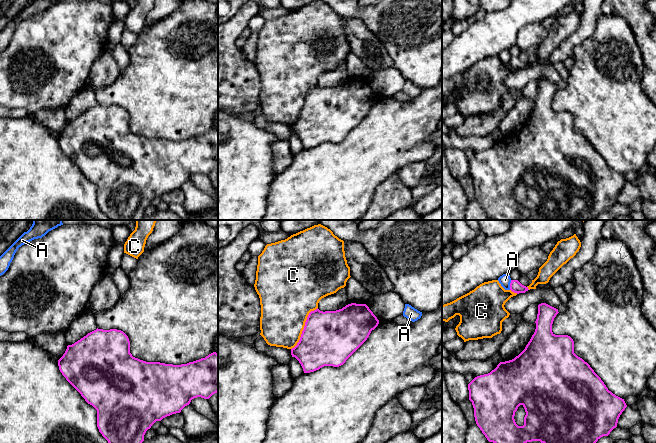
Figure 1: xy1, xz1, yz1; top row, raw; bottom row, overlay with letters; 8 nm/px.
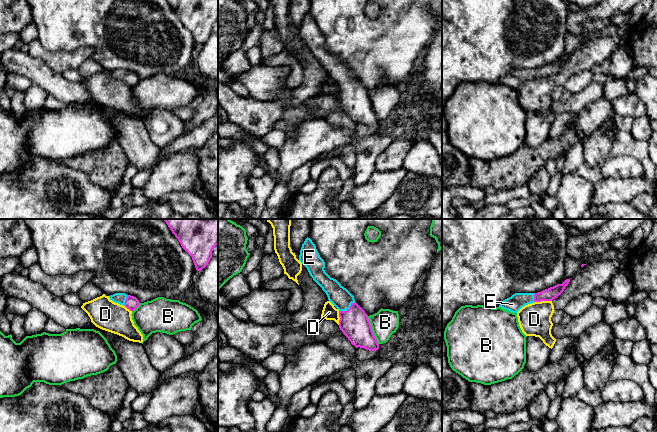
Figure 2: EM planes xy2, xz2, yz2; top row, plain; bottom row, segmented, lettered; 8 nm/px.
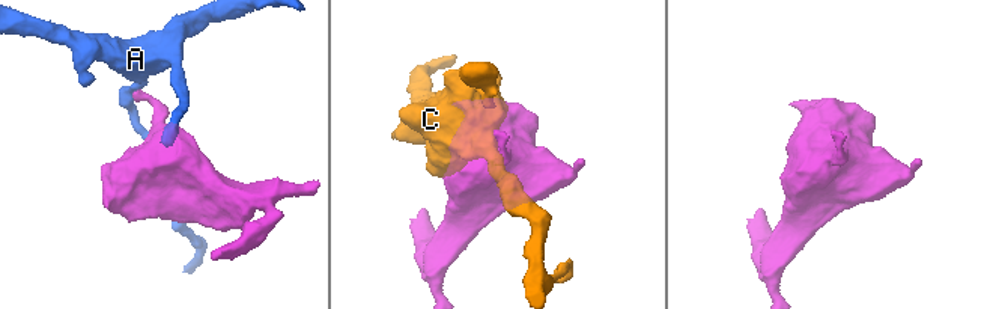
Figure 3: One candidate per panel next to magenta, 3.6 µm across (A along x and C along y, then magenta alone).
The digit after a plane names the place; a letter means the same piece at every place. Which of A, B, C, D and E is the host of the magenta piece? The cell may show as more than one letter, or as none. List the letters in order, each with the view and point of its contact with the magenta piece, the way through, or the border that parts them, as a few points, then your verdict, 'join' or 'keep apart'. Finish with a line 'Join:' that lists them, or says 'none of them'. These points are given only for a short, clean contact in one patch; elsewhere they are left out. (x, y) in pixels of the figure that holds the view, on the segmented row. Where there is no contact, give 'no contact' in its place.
A: contact yz1 (510, 285); keep apart
B: contact xz2 (371, 330); border xz2 (367, 316), (372, 333), (378, 344); keep apart
C: contact xz1 (304, 327); keep apart
D: contact yz2 (542, 300); border yz2 (551, 300), (534, 302); keep apart
E: contact xz2 (348, 309); way xz2 (354, 323), (348, 309), (340, 297); join
Join: E

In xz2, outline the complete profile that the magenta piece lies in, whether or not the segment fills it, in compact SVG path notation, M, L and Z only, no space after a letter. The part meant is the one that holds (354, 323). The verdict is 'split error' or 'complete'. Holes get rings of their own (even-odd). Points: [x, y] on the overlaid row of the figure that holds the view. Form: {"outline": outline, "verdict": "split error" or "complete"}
{"outline": "M308 237L302 244L299 261L326 293L328 300L339 310L339 328L351 344L369 351L378 350L379 344L373 334L368 315L355 302L354 296L325 272L325 262Z", "verdict": "split error"}

